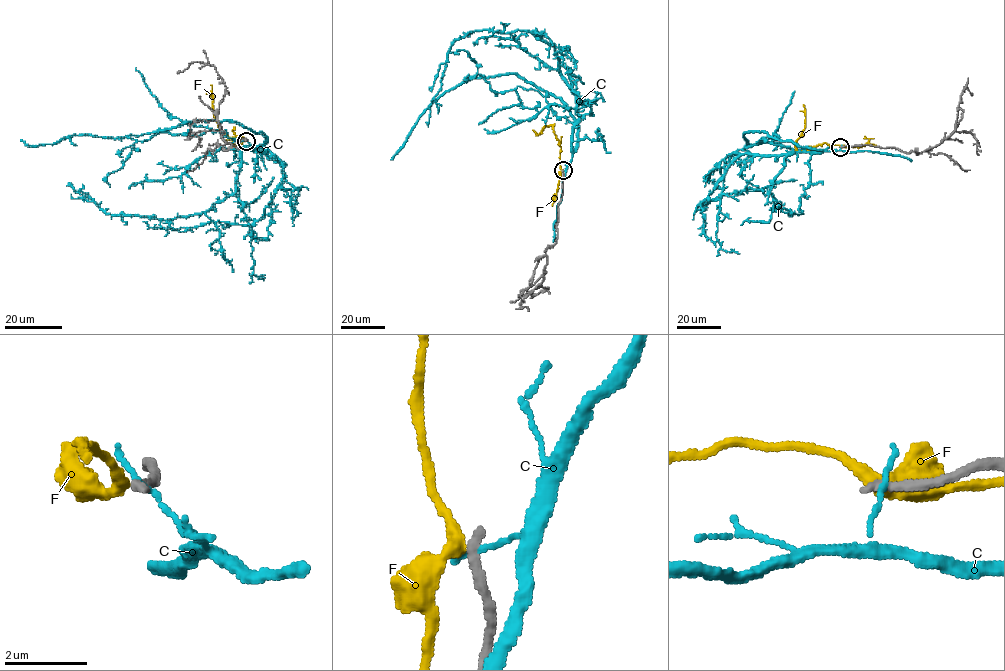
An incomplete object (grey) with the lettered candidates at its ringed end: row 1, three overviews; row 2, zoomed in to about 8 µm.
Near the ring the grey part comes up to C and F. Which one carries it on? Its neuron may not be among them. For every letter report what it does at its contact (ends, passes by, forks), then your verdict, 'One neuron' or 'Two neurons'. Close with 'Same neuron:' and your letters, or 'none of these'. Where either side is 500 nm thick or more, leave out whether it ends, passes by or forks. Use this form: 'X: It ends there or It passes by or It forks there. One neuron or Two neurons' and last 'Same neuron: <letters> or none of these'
C: It ends there. Two neurons
F: It passes by. Two neurons
Same neuron: none of these

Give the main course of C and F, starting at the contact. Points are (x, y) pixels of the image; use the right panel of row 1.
C: (841, 147), (742, 154), (700, 205), (748, 188), (796, 180)
F: (841, 147), (822, 143), (809, 150), (796, 149), (796, 141), (804, 127), (803, 104)

